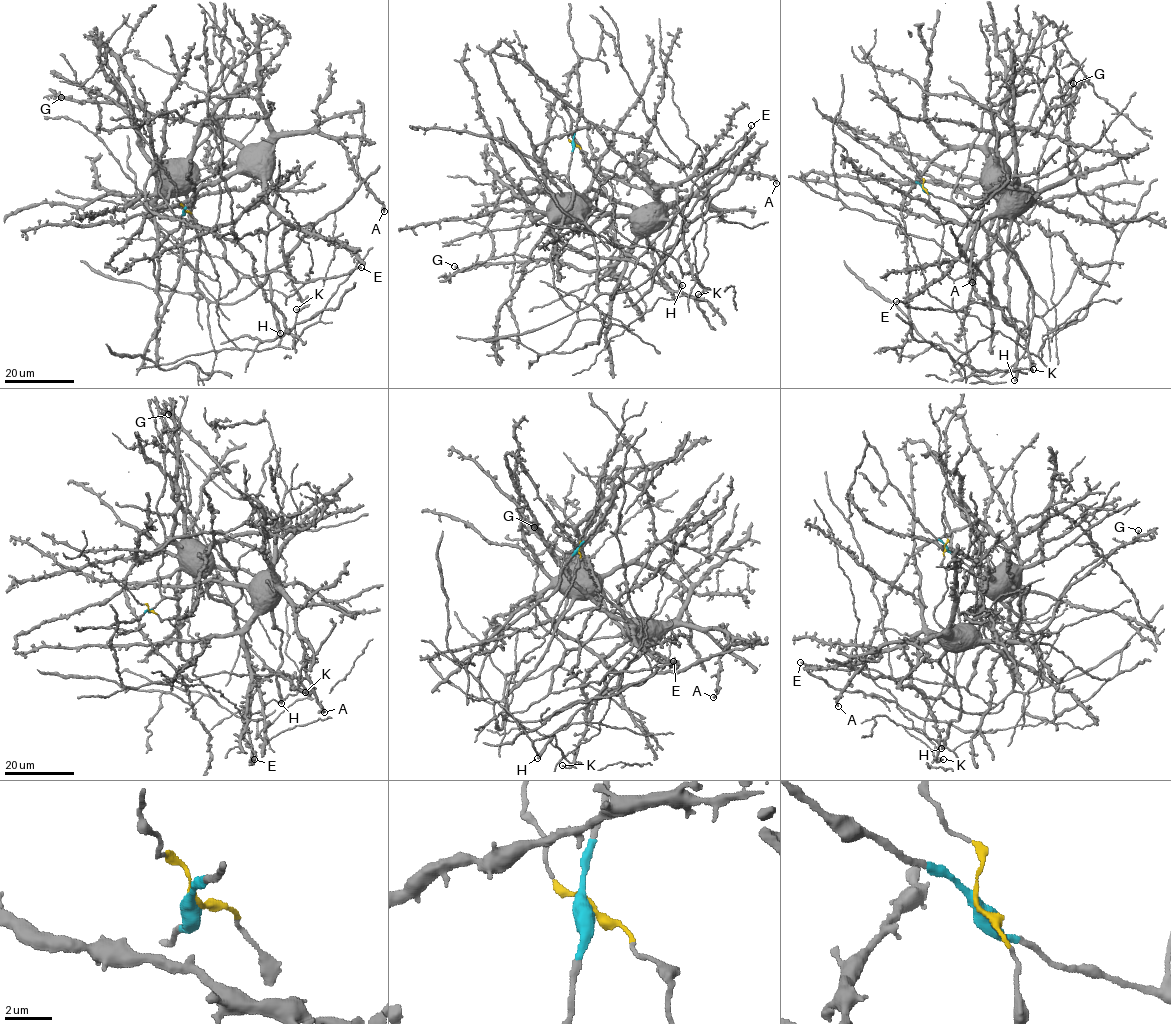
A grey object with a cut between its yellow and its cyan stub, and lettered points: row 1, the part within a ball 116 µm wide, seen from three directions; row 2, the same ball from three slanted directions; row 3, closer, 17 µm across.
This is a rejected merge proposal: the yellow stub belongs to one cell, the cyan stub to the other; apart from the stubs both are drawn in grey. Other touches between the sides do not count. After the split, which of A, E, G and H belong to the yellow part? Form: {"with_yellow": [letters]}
{"with_yellow": ["A", "G", "H"]}

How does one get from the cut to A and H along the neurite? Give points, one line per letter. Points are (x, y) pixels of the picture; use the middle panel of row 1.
A: (573, 142), (594, 176), (612, 188), (605, 208), (580, 231), (600, 217), (695, 196), (726, 172), (776, 183)
H: (573, 142), (613, 193), (576, 229), (610, 216), (669, 221), (665, 276), (681, 285)

